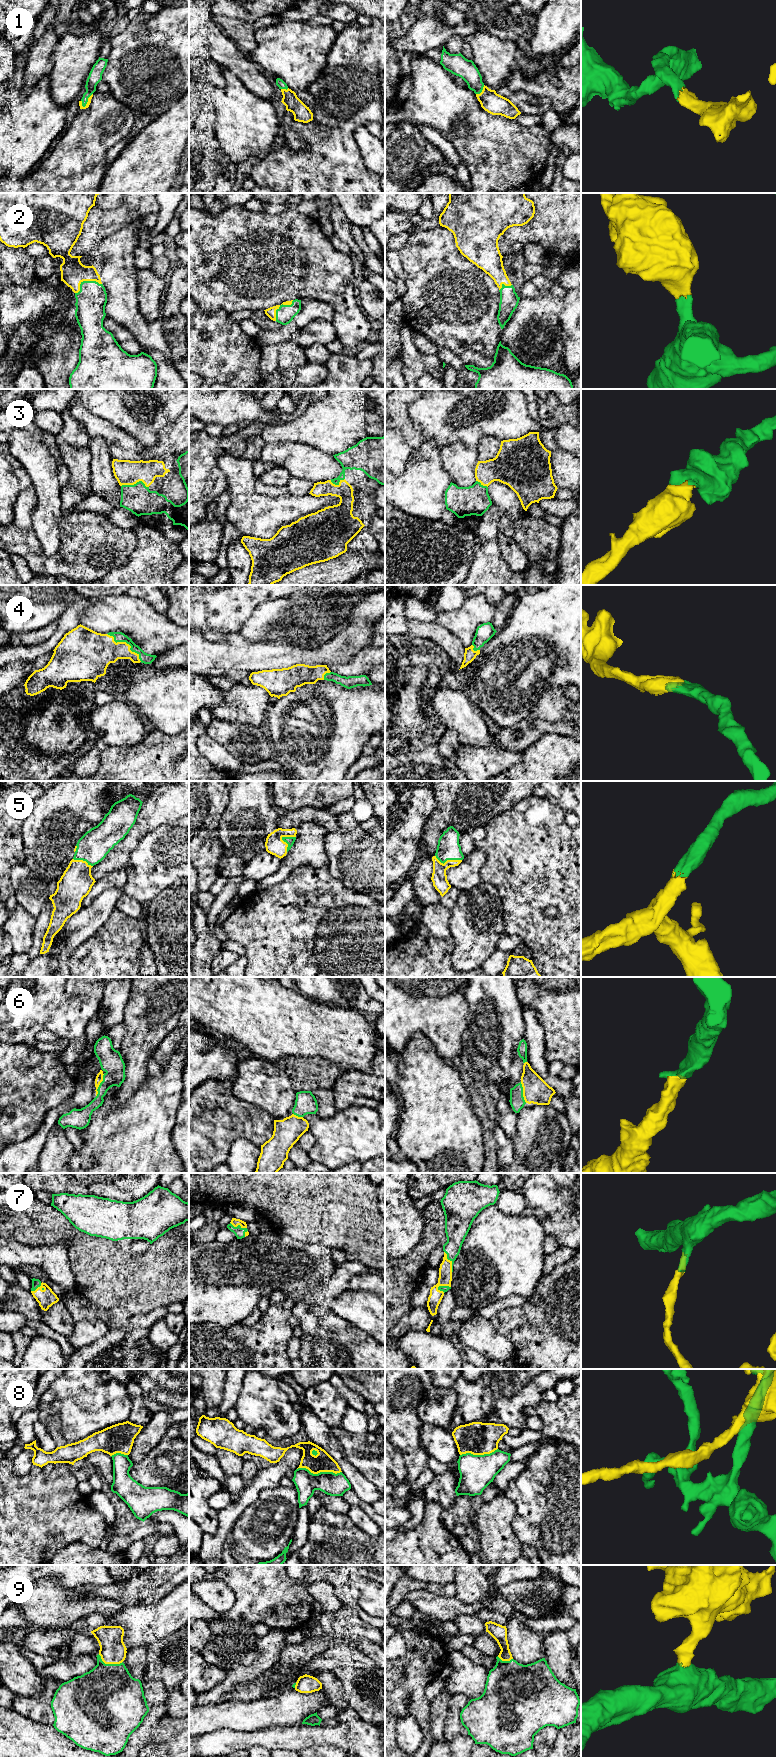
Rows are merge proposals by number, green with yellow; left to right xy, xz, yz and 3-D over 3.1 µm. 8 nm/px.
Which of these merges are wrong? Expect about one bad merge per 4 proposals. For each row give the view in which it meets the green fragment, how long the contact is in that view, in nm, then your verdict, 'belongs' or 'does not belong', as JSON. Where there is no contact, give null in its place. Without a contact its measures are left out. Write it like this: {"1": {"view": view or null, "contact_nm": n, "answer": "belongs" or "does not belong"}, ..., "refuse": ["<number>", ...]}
{"1": {"view": "xy", "contact_nm": 140, "answer": "belongs"}, "2": {"view": "xy", "contact_nm": 240, "answer": "belongs"}, "3": {"view": "xy", "contact_nm": 220, "answer": "belongs"}, "4": {"view": "xy", "contact_nm": 360, "answer": "belongs"}, "5": {"view": "xz", "contact_nm": 150, "answer": "belongs"}, "6": {"view": "xy", "contact_nm": 200, "answer": "belongs"}, "7": {"view": "yz", "contact_nm": 180, "answer": "belongs"}, "8": {"view": "xz", "contact_nm": 360, "answer": "does not belong"}, "9": {"view": "xy", "contact_nm": 220, "answer": "belongs"}, "refuse": ["8"]}

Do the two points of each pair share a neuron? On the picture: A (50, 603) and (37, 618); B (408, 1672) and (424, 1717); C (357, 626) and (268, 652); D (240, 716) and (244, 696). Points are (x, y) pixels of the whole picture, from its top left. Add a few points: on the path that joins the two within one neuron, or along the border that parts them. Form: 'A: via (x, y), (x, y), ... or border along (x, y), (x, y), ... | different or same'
A: via (46, 607), (39, 614) | same
B: via (410, 1683), (416, 1693), (419, 1706) | same
C: via (335, 648), (327, 654), (290, 654) | same
D: via (240, 711), (244, 701) | same

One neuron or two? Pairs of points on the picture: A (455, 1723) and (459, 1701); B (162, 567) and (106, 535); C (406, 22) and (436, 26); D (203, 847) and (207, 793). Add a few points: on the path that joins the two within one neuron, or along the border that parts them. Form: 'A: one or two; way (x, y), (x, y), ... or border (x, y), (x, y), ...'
A: one; way (455, 1718), (455, 1706)
B: two; border (132, 530), (136, 547), (118, 567)
C: two; border (419, 10), (418, 17), (407, 33), (396, 39)
D: one; way (203, 834), (205, 806)

